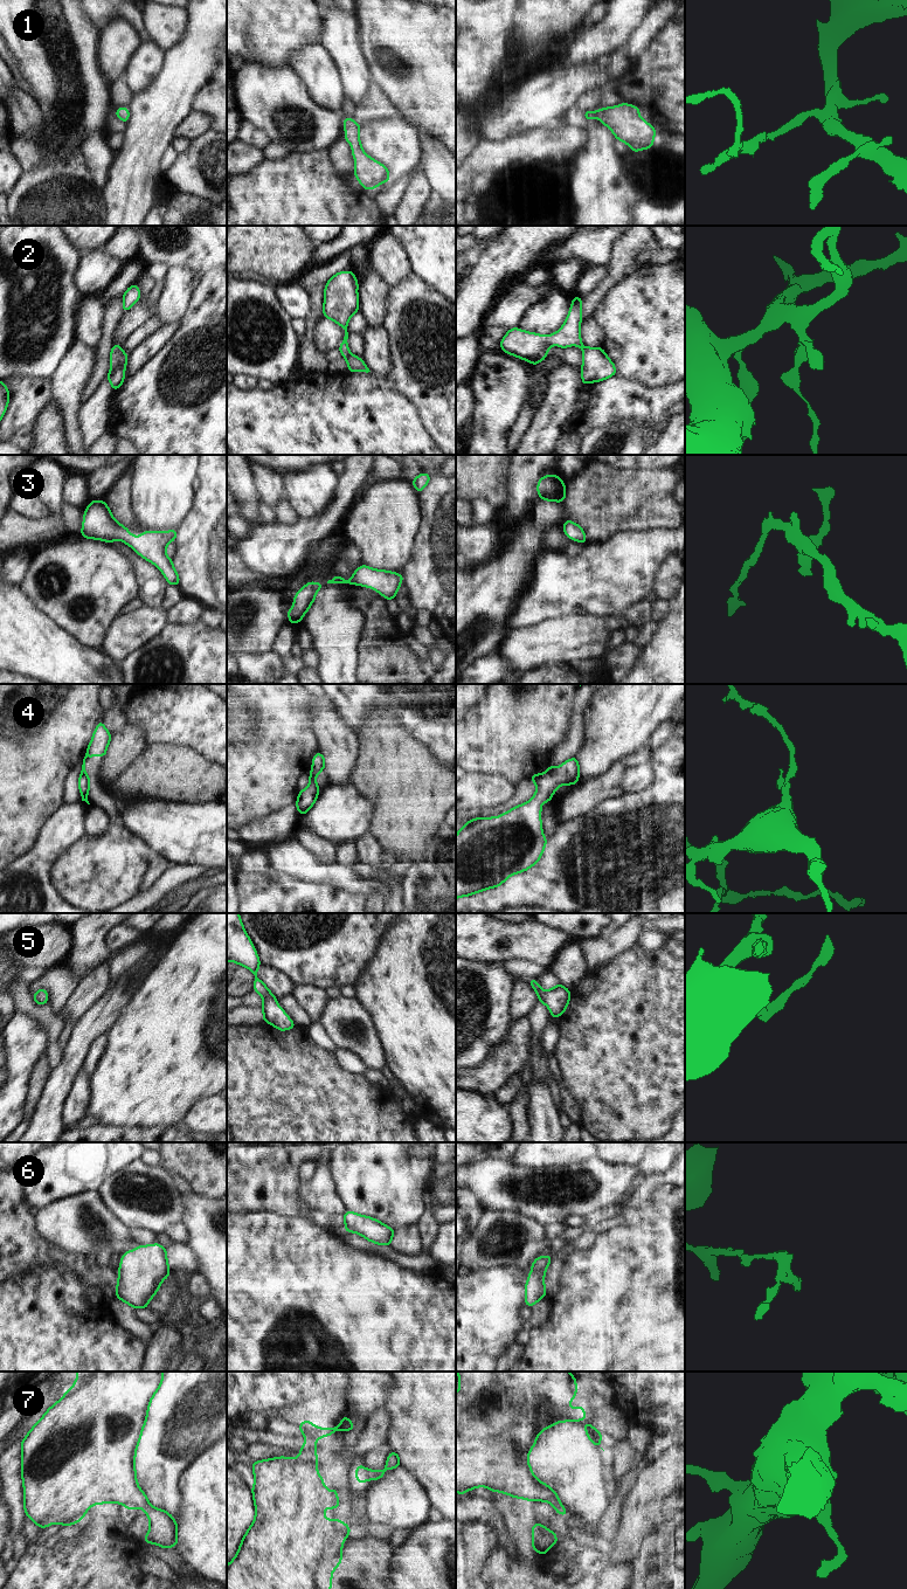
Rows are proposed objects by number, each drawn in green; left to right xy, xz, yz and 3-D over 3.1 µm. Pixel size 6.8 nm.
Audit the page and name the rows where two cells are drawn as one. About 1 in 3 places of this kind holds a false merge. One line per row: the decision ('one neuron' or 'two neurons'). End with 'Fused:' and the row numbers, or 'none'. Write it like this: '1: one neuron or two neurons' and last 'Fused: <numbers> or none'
1: one neuron
2: one neuron
3: one neuron
4: two neurons
5: one neuron
6: one neuron
7: one neuron
Fused: 4

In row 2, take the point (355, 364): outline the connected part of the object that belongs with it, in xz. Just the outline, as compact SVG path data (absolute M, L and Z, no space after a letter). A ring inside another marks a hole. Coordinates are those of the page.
M340 271L335 274L325 285L323 316L335 322L344 327L345 334L340 353L347 361L347 372L371 372L362 358L358 358L349 352L347 339L349 332L347 324L351 317L359 312L358 284L353 271Z

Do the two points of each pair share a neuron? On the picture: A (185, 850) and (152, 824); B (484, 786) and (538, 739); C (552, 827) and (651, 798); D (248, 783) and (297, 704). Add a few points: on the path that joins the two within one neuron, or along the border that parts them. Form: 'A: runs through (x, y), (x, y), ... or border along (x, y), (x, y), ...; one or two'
A: runs through (177, 842), (160, 826); one
B: border along (468, 774), (502, 776), (514, 789); two
C: border along (563, 822), (559, 830), (547, 838); two
D: runs through (248, 764), (248, 753), (277, 724); one

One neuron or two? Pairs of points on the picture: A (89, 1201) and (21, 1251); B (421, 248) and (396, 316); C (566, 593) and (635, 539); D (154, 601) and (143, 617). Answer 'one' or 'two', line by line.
A: two
B: two
C: one
D: two

